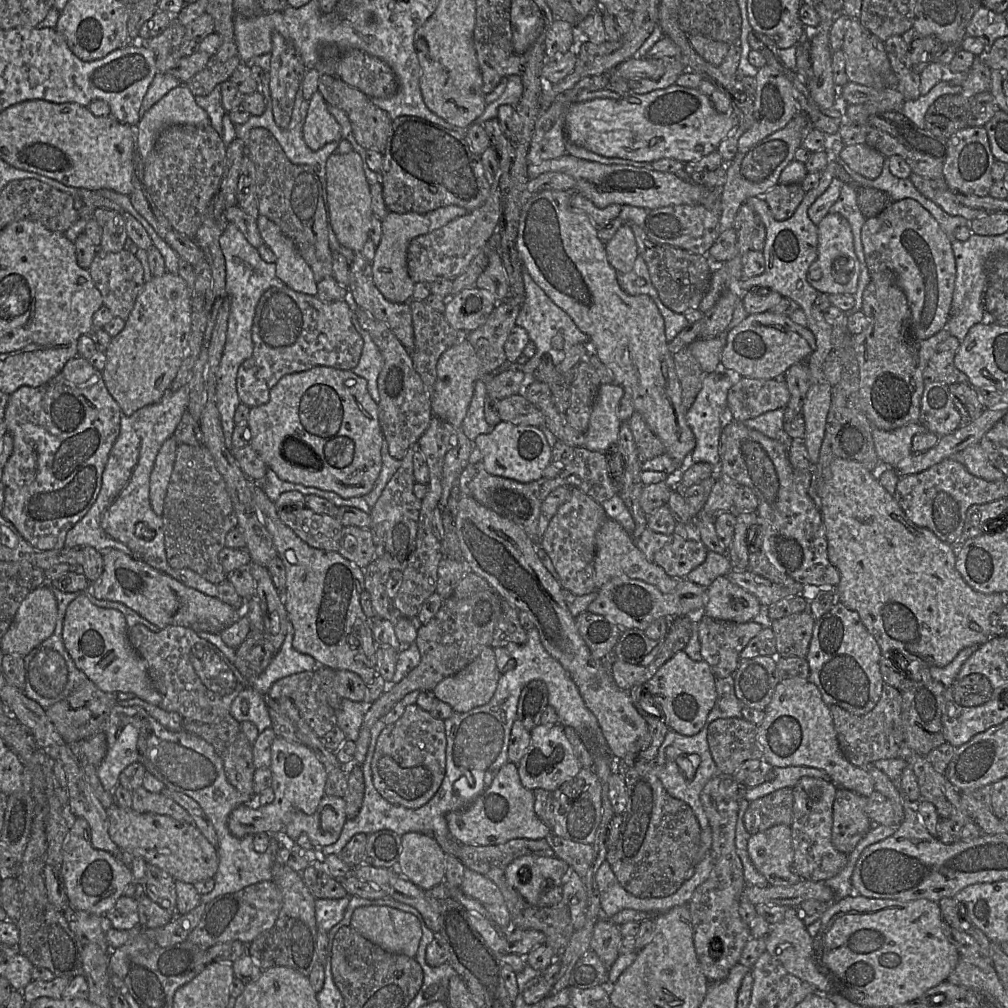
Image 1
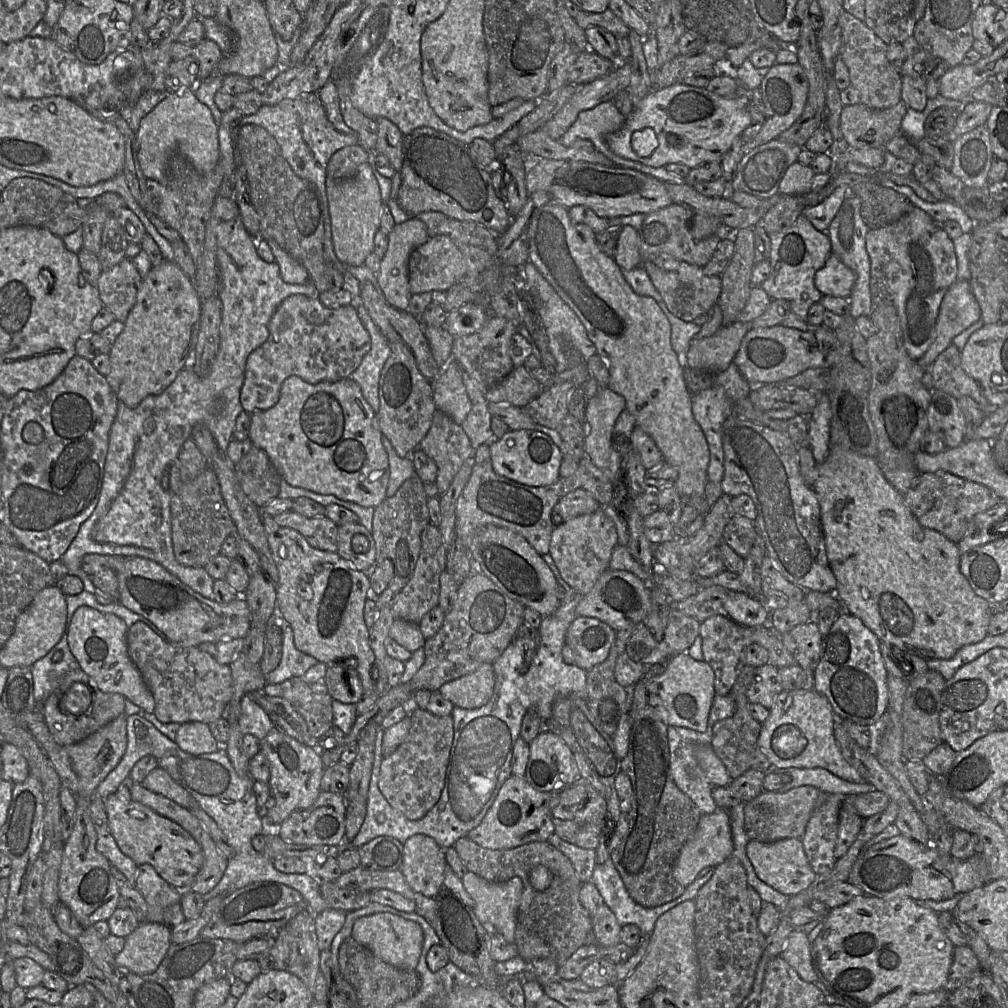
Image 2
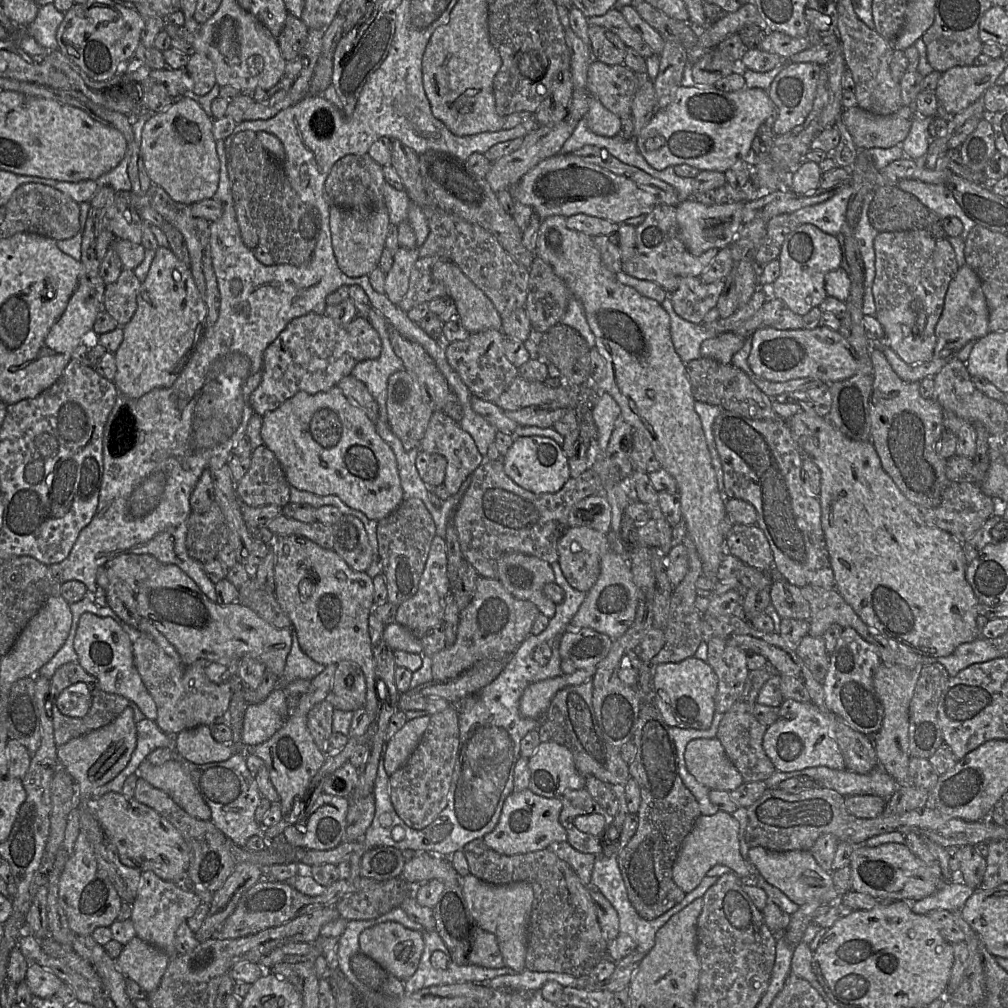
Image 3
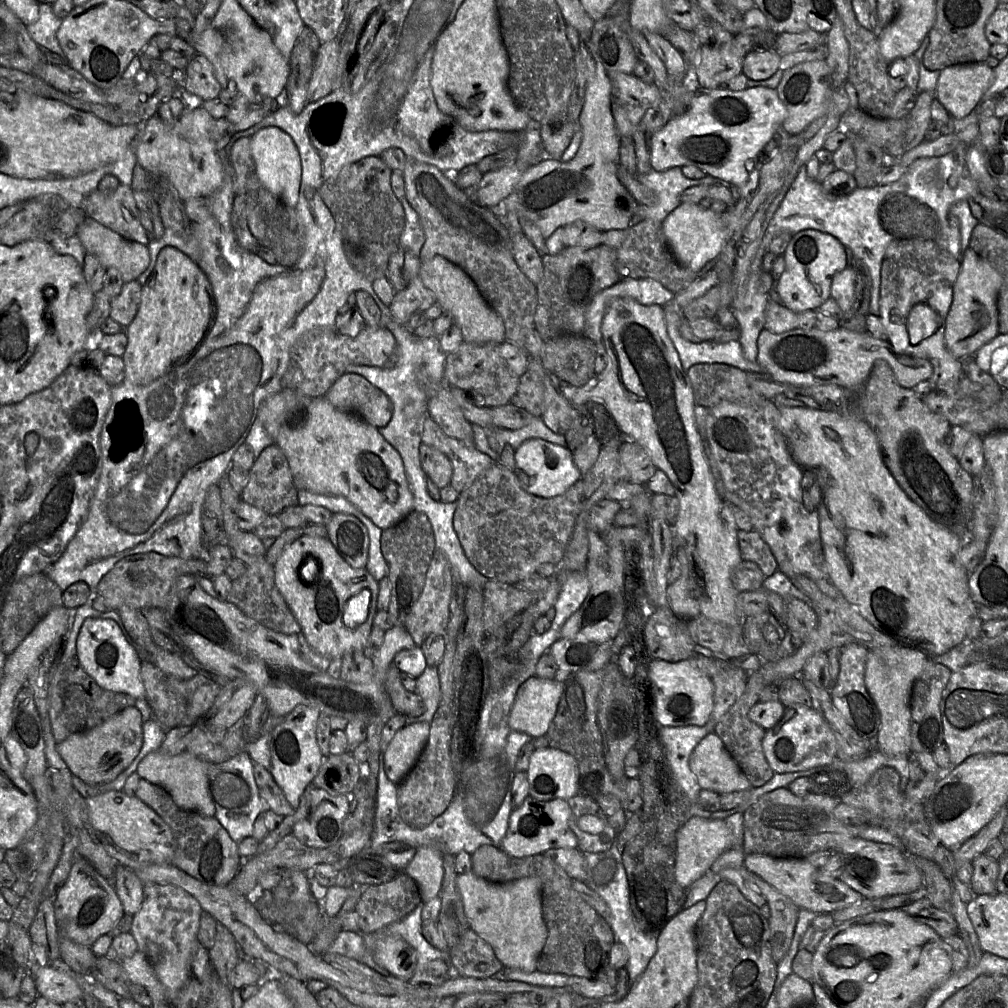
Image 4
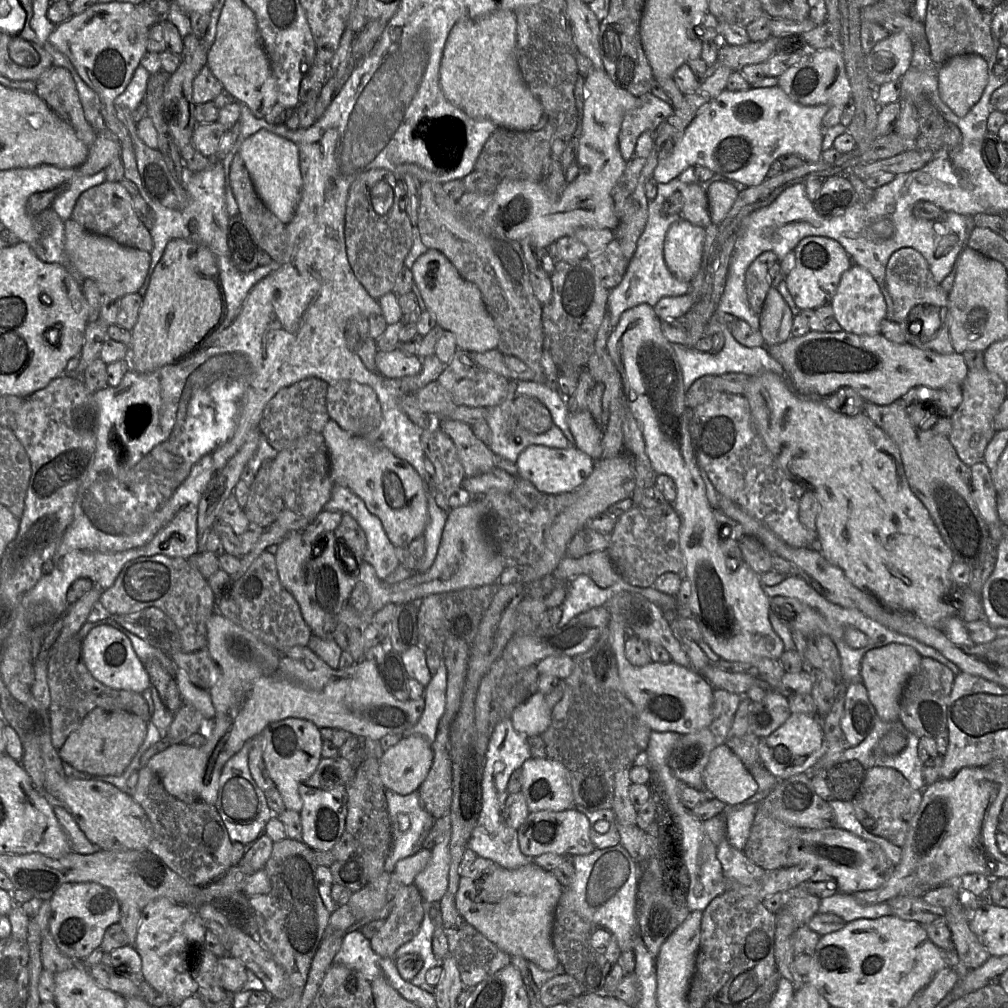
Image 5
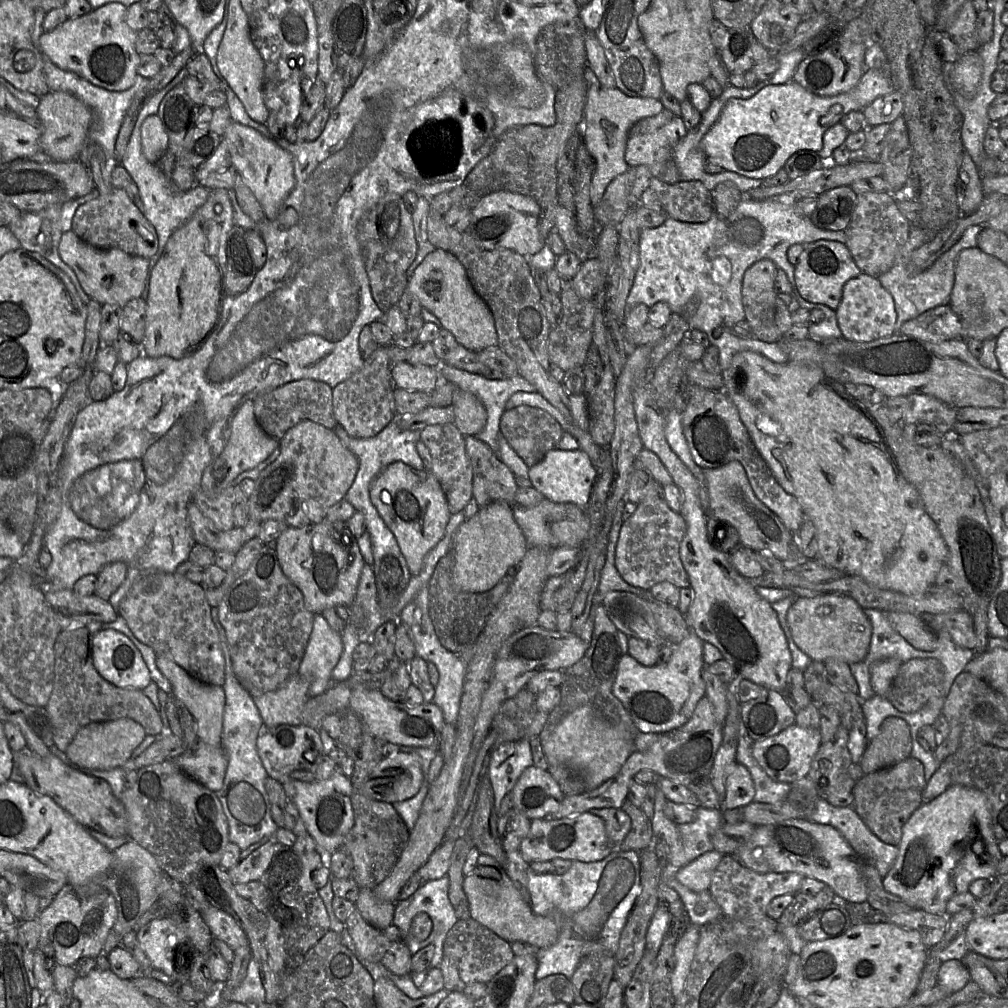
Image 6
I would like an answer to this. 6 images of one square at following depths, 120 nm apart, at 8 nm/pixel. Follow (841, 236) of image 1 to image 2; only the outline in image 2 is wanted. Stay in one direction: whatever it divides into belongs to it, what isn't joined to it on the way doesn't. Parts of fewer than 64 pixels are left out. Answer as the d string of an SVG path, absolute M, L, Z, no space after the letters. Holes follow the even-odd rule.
M834 253L814 277L815 286L823 296L842 298L850 297L855 281L855 273Z

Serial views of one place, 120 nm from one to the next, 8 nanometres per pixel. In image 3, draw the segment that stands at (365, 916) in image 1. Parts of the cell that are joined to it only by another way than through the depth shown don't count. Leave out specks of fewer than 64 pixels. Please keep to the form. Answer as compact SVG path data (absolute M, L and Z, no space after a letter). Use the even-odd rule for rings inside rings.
M394 921L382 922L363 930L359 935L359 945L361 952L404 982L416 972L424 950L424 940L420 932Z

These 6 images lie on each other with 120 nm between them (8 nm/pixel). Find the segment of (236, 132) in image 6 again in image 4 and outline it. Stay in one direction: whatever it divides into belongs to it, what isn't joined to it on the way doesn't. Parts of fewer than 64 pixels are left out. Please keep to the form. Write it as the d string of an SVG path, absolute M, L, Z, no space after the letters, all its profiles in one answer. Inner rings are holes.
M278 127L260 129L251 137L251 154L261 184L285 205L296 208L301 185L301 160L293 139Z

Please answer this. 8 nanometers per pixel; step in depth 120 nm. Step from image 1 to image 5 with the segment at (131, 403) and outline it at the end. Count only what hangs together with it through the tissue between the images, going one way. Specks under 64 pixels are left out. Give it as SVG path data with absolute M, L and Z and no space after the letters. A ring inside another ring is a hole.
M182 238L170 240L151 275L137 322L131 331L130 368L138 373L149 373L185 358L203 337L214 332L221 325L223 299L219 269L213 252L205 245L192 240Z

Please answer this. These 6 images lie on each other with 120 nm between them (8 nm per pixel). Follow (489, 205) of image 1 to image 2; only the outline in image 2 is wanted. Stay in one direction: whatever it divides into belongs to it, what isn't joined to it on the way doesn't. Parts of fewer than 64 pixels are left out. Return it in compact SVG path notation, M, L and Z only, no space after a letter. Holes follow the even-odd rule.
M436 234L415 248L409 258L408 280L411 294L432 291L446 292L450 287L462 281L466 273L466 262L460 250L446 235Z

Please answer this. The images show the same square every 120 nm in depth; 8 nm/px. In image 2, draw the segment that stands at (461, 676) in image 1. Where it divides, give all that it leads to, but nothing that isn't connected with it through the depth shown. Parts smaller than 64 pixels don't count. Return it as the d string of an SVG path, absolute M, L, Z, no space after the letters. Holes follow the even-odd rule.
M484 663L474 672L442 685L438 692L447 700L464 709L477 709L486 705L495 686L492 663Z

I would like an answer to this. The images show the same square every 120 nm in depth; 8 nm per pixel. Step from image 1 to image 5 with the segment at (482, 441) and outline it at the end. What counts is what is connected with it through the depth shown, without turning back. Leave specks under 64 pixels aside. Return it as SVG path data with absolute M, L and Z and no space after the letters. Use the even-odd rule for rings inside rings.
M531 445L524 449L516 462L518 476L529 481L538 491L559 495L577 490L591 475L595 461L575 447L552 448Z

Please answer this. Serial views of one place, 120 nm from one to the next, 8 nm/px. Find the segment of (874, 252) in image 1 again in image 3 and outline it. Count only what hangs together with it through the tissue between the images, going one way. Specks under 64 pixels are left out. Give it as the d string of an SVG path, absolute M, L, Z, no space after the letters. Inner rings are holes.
M912 231L882 232L874 240L875 278L872 286L876 317L883 326L885 343L908 364L925 363L934 354L936 325L941 317L950 282L959 268L955 251L948 237L935 238Z

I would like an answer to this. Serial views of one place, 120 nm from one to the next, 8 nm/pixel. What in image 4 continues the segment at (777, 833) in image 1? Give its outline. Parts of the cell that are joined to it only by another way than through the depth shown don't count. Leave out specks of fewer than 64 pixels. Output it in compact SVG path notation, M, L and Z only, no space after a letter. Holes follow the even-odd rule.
M748 854L745 856L744 866L788 897L800 909L816 914L833 913L864 898L839 878L823 874L821 869L814 867L806 858L774 858L763 854Z

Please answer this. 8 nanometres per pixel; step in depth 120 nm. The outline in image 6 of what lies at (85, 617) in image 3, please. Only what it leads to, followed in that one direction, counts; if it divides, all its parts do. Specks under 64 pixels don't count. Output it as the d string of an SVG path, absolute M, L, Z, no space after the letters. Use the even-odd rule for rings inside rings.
M105 628L92 635L91 643L93 665L111 684L143 690L152 682L141 652L125 634Z

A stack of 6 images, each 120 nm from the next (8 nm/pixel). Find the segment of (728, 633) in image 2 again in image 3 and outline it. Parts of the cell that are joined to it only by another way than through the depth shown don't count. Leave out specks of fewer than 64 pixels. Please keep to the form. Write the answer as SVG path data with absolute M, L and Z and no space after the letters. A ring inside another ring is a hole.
M714 637L707 642L707 663L718 679L715 711L725 714L740 697L749 670L746 651Z

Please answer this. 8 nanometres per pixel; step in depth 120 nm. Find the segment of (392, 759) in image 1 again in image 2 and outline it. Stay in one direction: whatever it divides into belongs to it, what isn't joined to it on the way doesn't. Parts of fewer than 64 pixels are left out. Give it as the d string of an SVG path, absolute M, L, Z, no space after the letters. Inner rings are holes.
M416 709L408 715L411 727L404 742L381 763L378 786L392 808L409 820L423 818L439 801L444 785L454 738L451 715L435 716Z

